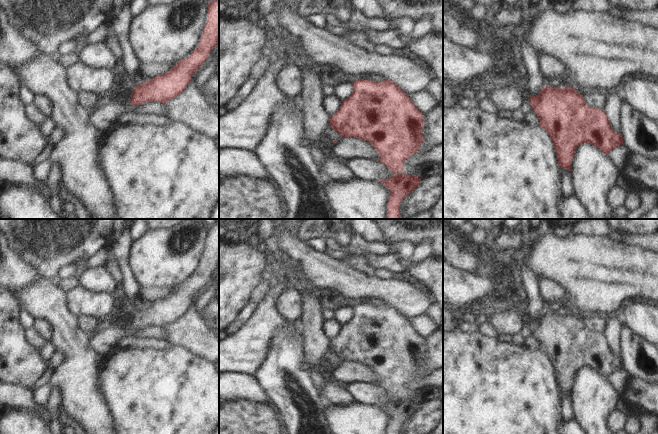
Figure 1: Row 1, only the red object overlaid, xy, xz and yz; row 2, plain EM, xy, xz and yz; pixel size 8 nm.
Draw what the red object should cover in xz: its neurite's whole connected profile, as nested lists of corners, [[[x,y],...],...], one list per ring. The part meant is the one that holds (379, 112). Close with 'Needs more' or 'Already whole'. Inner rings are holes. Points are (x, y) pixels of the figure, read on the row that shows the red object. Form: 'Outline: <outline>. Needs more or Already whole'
Outline: [[[367,79],[355,80],[353,92],[342,101],[339,110],[330,116],[329,127],[341,137],[356,137],[368,141],[379,153],[380,161],[393,175],[379,182],[389,189],[387,219],[401,219],[401,200],[410,194],[421,182],[418,176],[404,173],[404,161],[412,156],[424,141],[421,133],[424,117],[416,108],[408,94],[404,94],[398,84],[387,80],[372,82]]]. Already whole.

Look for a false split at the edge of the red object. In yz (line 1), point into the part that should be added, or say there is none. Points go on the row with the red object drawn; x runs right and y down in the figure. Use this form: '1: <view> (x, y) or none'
1: none

